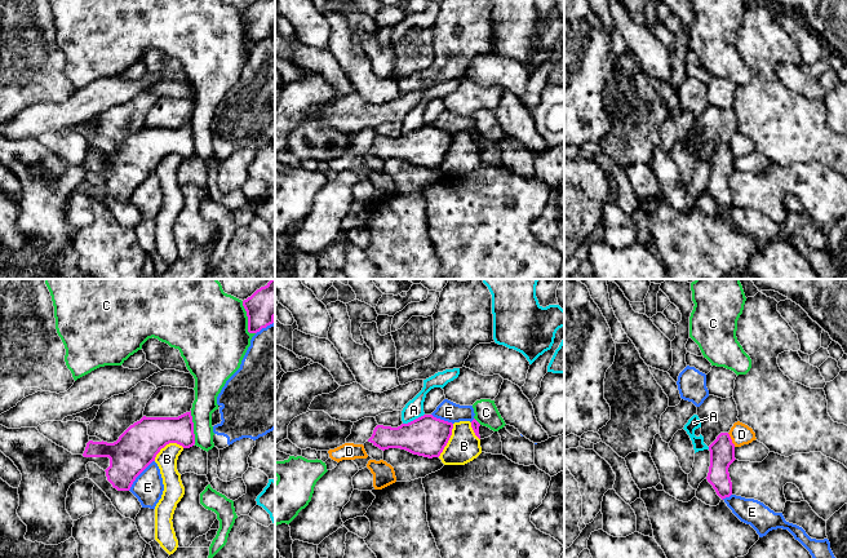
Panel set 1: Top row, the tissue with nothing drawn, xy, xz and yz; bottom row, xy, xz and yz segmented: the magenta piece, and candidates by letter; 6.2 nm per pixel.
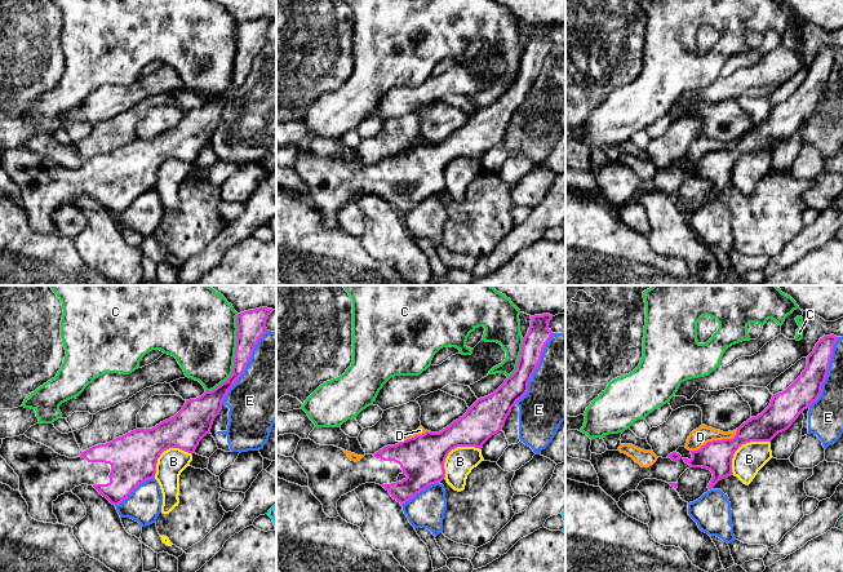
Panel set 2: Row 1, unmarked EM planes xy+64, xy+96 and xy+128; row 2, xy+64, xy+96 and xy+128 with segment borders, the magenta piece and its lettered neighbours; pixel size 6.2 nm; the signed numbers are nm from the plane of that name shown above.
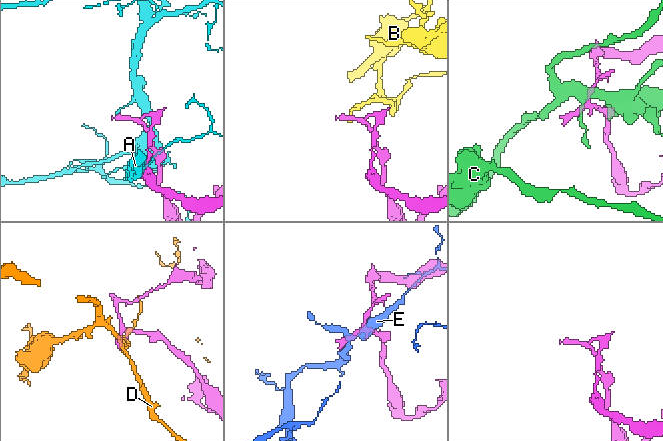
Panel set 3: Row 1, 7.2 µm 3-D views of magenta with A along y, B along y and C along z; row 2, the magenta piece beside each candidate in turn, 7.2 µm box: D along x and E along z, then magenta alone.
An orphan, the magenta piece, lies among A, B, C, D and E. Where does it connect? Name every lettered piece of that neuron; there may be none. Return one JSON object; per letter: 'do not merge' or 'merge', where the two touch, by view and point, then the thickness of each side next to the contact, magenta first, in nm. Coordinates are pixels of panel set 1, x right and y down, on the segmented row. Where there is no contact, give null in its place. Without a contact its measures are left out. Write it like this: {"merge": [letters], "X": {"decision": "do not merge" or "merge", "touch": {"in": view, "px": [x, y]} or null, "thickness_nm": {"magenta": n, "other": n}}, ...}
{"merge": [], "A": {"decision": "do not merge", "touch": {"in": "xz", "px": [413, 420]}, "thickness_nm": {"magenta": 260, "other": 120}}, "B": {"decision": "do not merge", "touch": {"in": "xy", "px": [167, 443]}, "thickness_nm": {"magenta": 260, "other": 130}}, "C": {"decision": "do not merge", "touch": {"in": "xy", "px": [248, 319]}, "thickness_nm": {"magenta": 200, "other": 480}}, "D": {"decision": "do not merge", "touch": {"in": "yz", "px": [731, 439]}, "thickness_nm": {"magenta": 160, "other": 130}}, "E": {"decision": "do not merge", "touch": {"in": "xy", "px": [138, 474]}, "thickness_nm": {"magenta": 260, "other": 190}}}

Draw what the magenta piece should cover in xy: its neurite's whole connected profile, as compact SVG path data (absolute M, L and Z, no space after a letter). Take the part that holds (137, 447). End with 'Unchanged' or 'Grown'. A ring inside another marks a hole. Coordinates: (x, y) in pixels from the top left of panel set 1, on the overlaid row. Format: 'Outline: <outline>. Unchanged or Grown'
Outline: M191 411L178 417L143 416L114 443L89 440L83 455L72 455L40 434L36 428L8 429L0 425L0 451L14 462L22 474L17 514L27 526L25 539L45 545L58 545L72 536L74 521L66 510L67 491L76 480L89 478L88 462L94 462L103 469L114 488L129 491L136 478L155 461L160 450L169 443L177 443L183 448L195 444Z. Grown

